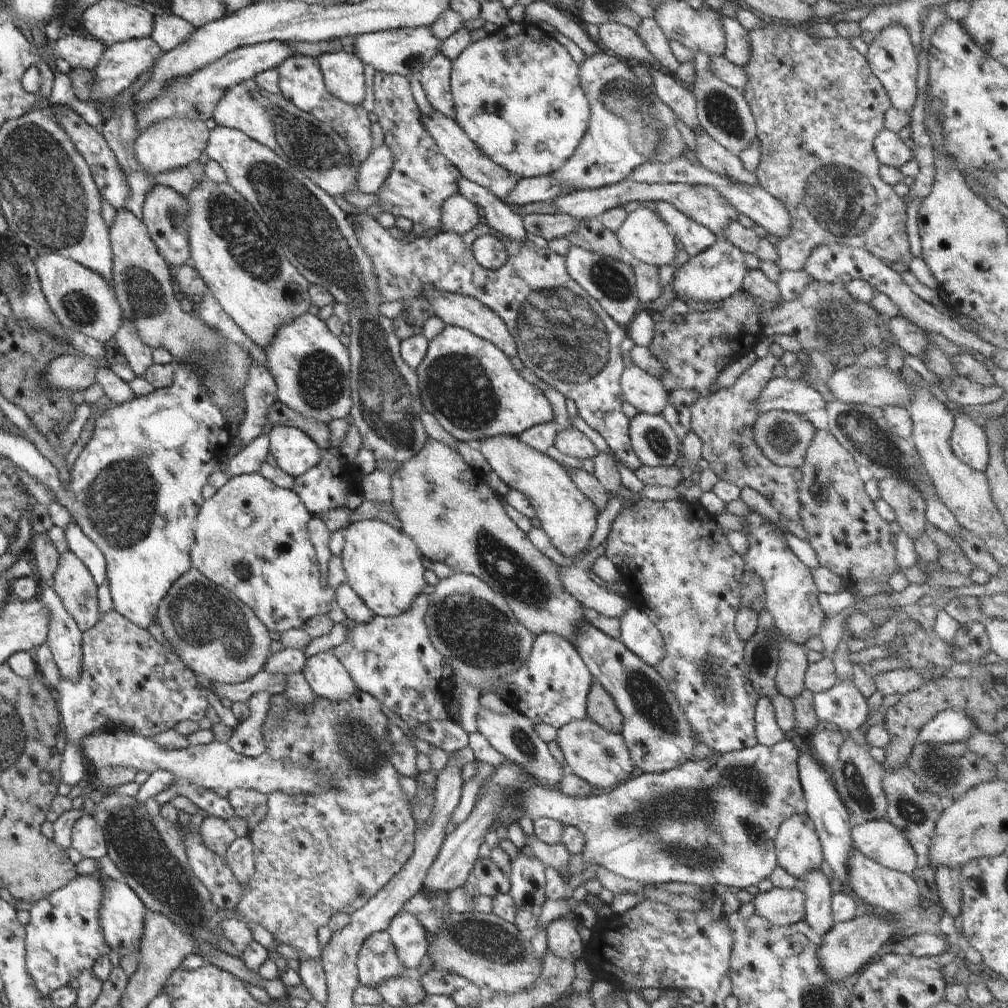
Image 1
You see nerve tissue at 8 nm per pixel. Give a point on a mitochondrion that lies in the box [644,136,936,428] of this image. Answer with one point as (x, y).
(842, 202)

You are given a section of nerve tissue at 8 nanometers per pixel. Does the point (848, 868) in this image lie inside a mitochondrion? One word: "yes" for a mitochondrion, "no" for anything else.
no

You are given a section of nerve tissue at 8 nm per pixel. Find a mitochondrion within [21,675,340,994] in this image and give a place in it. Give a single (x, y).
(143, 853)

